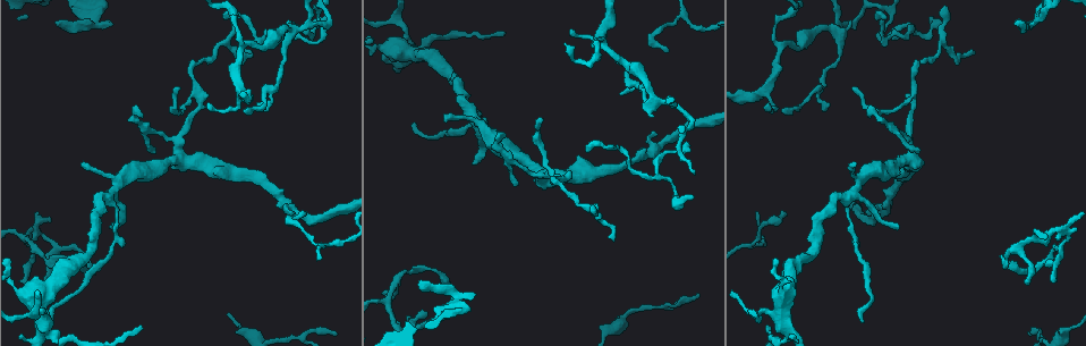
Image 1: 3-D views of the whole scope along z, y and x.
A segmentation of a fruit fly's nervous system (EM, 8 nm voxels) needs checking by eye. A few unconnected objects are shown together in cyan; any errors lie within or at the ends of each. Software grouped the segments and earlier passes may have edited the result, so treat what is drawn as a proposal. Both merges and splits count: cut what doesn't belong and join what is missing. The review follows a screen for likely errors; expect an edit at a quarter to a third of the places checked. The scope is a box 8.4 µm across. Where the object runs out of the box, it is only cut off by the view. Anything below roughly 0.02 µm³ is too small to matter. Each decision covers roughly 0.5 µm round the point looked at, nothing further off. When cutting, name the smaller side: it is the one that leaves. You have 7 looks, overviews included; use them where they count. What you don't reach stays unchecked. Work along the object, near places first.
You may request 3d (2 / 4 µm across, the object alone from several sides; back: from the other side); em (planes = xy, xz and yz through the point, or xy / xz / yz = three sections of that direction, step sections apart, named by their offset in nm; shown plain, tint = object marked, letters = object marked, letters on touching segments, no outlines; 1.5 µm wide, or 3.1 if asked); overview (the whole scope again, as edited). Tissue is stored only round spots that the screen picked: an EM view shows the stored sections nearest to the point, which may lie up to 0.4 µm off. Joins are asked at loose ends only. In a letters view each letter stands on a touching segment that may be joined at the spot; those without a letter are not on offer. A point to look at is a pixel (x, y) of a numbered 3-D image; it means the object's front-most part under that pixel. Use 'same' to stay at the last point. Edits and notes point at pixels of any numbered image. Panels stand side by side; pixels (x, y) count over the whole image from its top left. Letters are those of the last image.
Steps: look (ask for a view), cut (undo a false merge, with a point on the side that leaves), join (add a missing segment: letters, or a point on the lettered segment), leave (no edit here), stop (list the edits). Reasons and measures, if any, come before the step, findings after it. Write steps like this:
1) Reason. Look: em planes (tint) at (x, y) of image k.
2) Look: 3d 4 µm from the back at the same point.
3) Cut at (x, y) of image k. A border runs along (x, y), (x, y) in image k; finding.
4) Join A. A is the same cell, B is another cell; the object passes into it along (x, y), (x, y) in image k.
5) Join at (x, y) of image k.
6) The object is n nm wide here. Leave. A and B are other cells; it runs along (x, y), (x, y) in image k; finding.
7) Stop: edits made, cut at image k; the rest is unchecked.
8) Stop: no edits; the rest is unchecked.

Sudden change in width. Look: 3d 2 µm at (179, 159) of image 1.

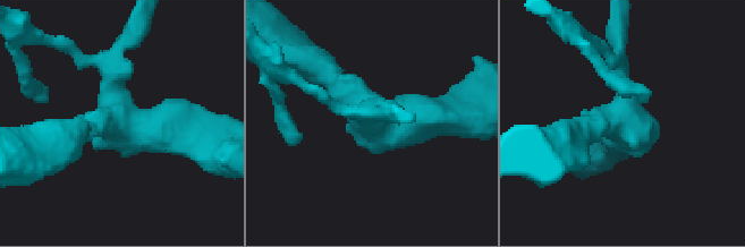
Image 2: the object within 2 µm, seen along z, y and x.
4 arms meet here. Look: em xy step 4 (letters) at (615, 121) of image 2.

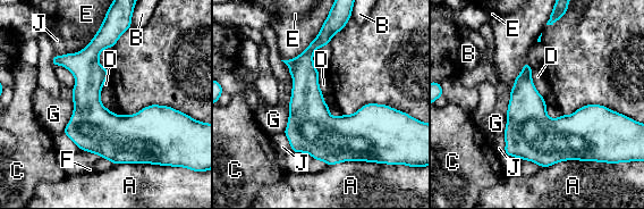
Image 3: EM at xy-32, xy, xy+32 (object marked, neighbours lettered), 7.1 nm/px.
Leave. A, B, C, D, E, F, G and J are other cells; a border runs along (62, 132), (86, 151) in image 3; continuous, no second neuron.

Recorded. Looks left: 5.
Sharp bend. Look: em planes (plain) at (317, 12) of image 1.

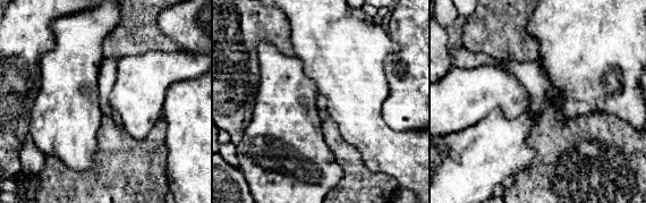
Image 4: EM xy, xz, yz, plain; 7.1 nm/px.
Look: em planes (letters) at the same point.

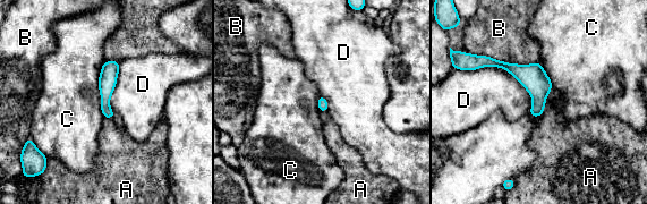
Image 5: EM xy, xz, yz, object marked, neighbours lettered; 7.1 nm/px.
The longest contact is with D, 550 nm. Leave. A, B, C and D are other cells; a border runs along (105, 61), (99, 77), (103, 117) in image 5; all the same neuron.

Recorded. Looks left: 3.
An open end. Look: em planes (tint) at (887, 19) of image 1.

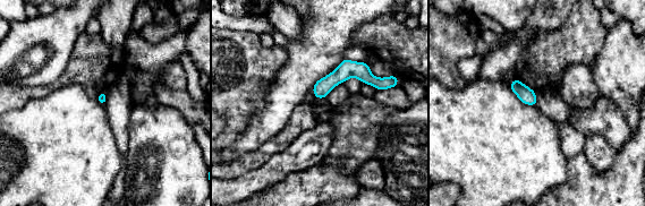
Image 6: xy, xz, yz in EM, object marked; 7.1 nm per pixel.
What lies round it. Look: em planes (letters) at the same point.

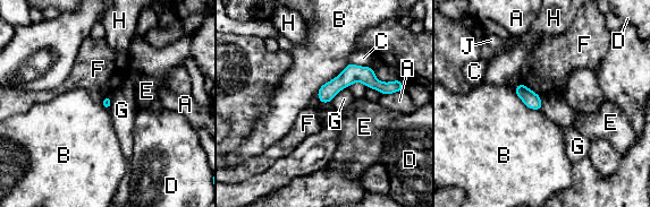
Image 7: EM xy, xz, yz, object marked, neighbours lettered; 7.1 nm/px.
Leave. A, B, C, D, E, F, G, H and J are other cells; it runs along (389, 86), (348, 76), (320, 94) in image 7; none of them fits.

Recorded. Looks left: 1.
Stop: no edits; the rest is unchecked.

